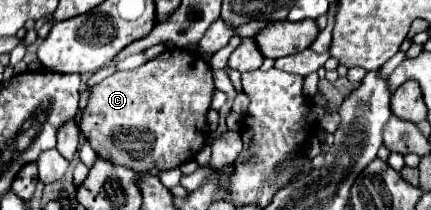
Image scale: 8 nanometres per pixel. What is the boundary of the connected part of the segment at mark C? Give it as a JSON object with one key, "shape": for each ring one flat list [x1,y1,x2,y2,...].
{"shape":[[167,49,159,57,149,59,145,65,131,71,113,73,95,85,91,89,89,105,81,115,81,131,97,155,111,159,117,165,131,167,133,171,175,169,193,159,195,153,205,145,209,135,205,111,211,105,213,93,215,85,211,67,199,53,191,55,185,49]]}

